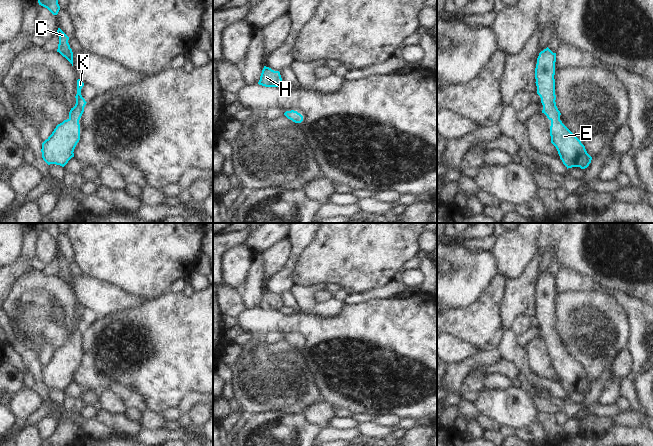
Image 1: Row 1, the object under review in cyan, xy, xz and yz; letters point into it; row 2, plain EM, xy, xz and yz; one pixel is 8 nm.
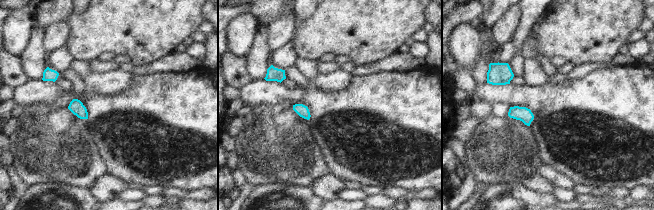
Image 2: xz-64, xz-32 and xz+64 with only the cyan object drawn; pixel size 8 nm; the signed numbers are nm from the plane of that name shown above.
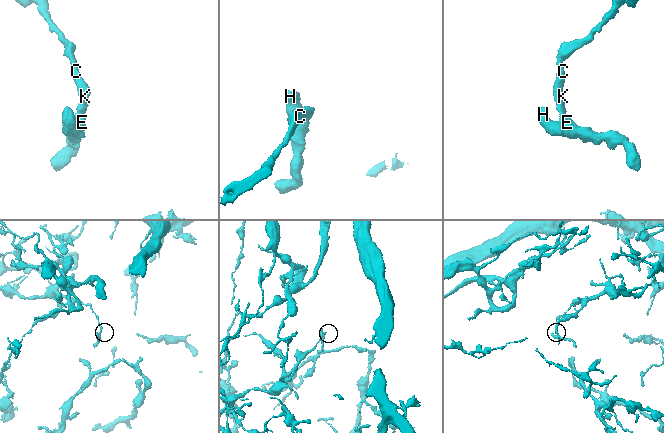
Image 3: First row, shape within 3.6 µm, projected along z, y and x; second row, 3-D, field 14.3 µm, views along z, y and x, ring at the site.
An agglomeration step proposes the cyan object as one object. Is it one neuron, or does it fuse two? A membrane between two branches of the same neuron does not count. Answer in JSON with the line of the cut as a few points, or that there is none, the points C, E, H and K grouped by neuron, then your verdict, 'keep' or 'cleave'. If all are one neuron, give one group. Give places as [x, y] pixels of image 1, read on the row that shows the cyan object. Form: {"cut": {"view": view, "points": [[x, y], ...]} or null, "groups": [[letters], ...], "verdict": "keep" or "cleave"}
{"cut": null, "groups": [["C", "E", "H", "K"]], "verdict": "keep"}

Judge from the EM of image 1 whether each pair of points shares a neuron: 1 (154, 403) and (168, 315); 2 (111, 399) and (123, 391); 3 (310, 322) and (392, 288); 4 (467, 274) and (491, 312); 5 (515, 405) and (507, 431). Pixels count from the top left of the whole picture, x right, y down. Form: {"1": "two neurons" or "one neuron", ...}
{"1": "one neuron", "2": "two neurons", "3": "two neurons", "4": "two neurons", "5": "two neurons"}

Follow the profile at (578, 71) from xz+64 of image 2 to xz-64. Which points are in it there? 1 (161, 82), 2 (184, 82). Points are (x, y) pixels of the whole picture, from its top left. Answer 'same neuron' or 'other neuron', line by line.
1: other neuron
2: other neuron

